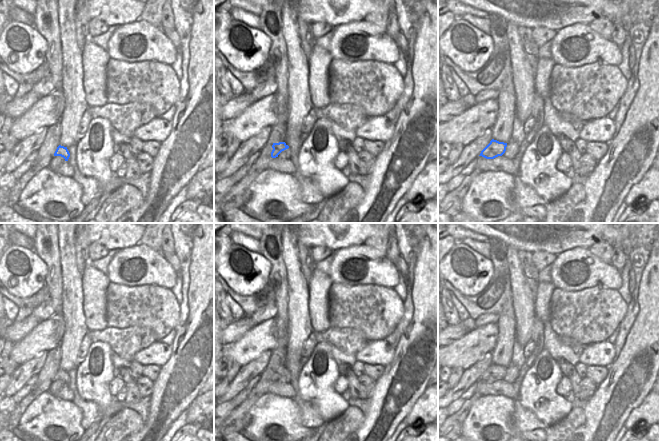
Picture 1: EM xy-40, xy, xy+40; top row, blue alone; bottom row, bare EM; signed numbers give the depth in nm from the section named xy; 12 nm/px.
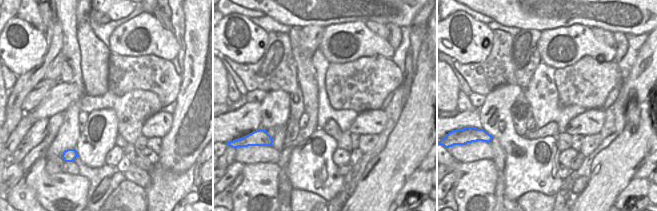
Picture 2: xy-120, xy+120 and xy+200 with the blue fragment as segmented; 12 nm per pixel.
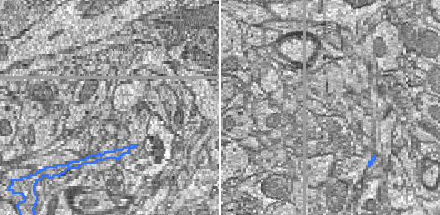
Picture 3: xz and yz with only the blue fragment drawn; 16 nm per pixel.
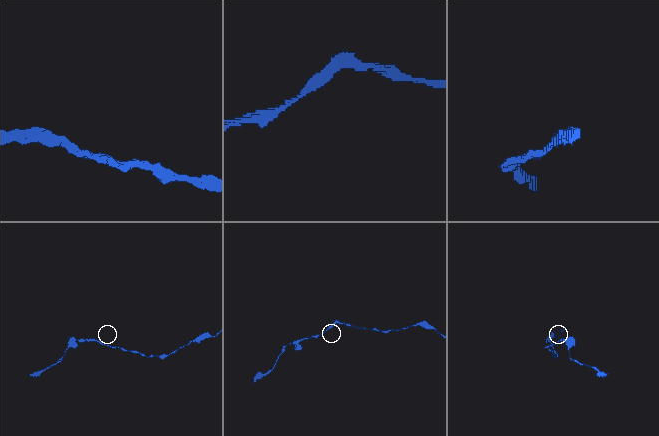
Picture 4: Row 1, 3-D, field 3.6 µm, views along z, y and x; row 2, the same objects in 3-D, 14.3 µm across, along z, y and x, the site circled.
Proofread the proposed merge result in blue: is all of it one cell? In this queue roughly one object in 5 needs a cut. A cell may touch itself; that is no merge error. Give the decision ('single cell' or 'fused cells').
single cell

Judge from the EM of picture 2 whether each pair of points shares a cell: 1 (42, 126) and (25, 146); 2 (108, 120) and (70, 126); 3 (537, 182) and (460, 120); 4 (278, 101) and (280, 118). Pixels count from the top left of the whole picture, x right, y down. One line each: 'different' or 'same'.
1: same
2: different
3: different
4: same

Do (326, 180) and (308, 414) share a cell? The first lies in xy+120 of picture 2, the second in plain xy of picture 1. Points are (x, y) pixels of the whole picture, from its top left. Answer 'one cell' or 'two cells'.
two cells

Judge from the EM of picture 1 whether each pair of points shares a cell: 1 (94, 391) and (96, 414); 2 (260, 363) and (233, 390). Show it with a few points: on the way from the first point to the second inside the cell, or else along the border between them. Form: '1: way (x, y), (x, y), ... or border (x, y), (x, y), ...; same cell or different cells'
1: border (77, 388), (78, 394), (93, 401), (102, 415); different cells
2: way (253, 369), (239, 383); same cell

